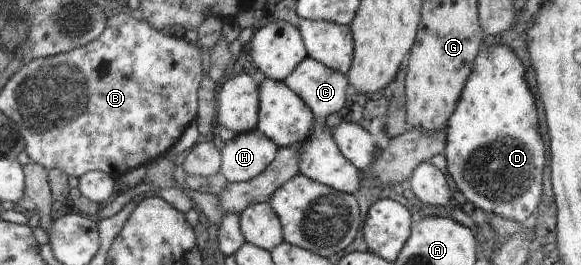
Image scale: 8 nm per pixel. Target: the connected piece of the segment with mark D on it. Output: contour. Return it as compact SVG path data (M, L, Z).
M492 44L481 48L454 113L447 121L445 157L447 172L454 179L458 190L474 207L528 225L542 195L546 151L545 137L541 137L538 131L536 98L525 79L525 71L522 60L506 45Z

